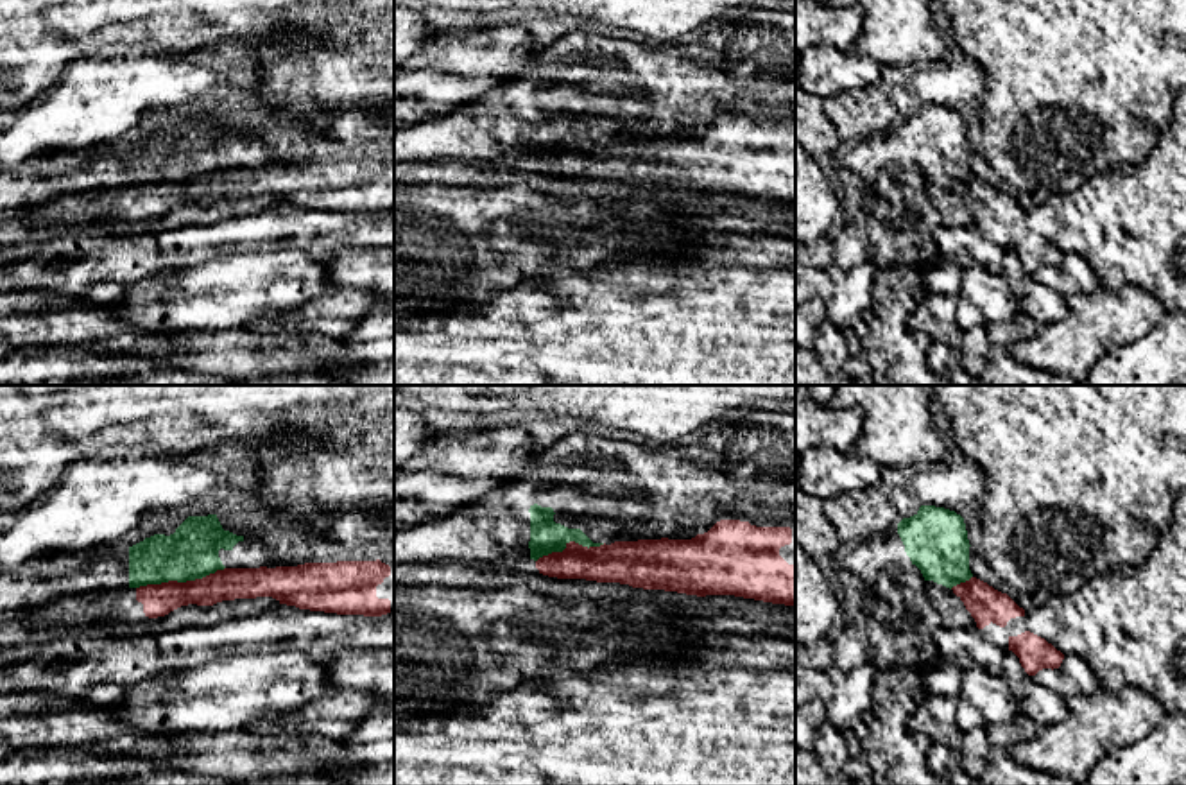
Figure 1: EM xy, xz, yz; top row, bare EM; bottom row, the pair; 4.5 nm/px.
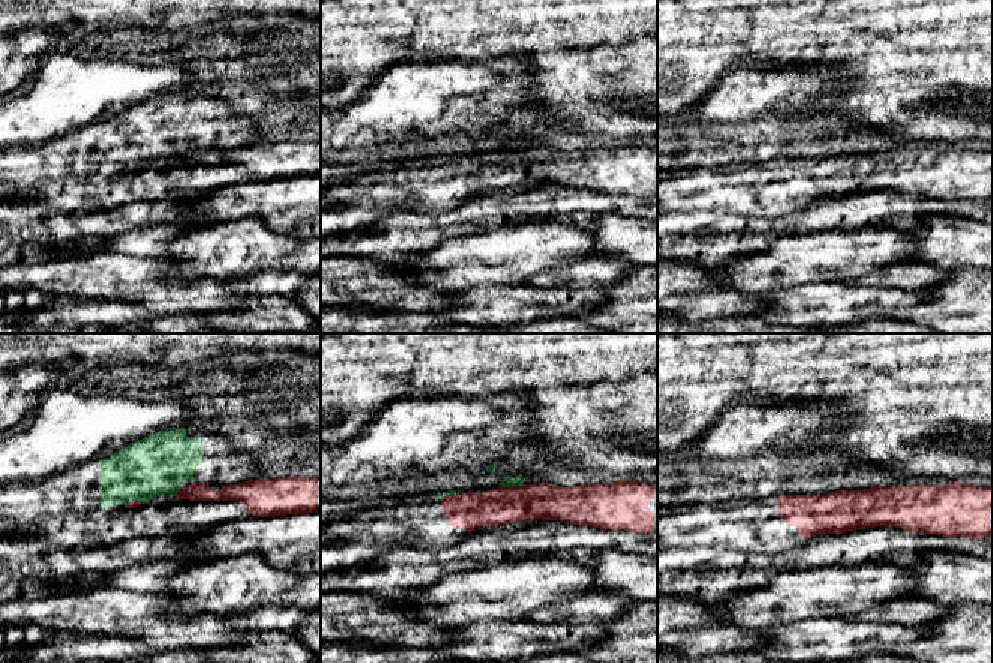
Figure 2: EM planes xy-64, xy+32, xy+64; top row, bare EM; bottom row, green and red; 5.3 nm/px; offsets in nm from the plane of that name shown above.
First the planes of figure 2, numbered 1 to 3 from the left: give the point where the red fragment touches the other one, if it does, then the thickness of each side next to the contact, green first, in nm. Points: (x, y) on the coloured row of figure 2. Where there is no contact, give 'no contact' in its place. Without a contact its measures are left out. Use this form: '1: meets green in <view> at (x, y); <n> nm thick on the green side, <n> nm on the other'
1: meets green in xy-64 at (176, 492); 320 nm thick on the green side, 100 nm on the other
2: meets green in xy+32 at (510, 486); 60 nm thick on the green side, 200 nm on the other
3: no contact

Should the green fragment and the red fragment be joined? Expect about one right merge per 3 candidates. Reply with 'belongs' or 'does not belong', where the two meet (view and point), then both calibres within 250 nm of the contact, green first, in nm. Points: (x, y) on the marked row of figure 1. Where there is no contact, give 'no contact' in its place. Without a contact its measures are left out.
does not belong; contact xy (180, 581); calibres 240 and 140 nm

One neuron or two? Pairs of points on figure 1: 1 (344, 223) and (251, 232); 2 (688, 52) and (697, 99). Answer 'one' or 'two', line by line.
1: one
2: one

